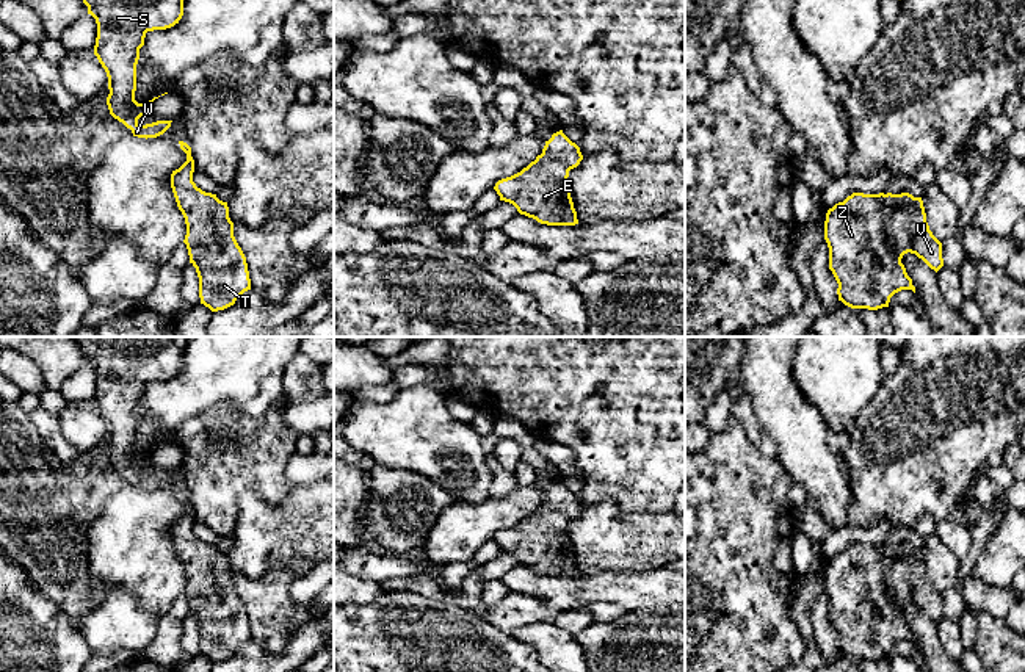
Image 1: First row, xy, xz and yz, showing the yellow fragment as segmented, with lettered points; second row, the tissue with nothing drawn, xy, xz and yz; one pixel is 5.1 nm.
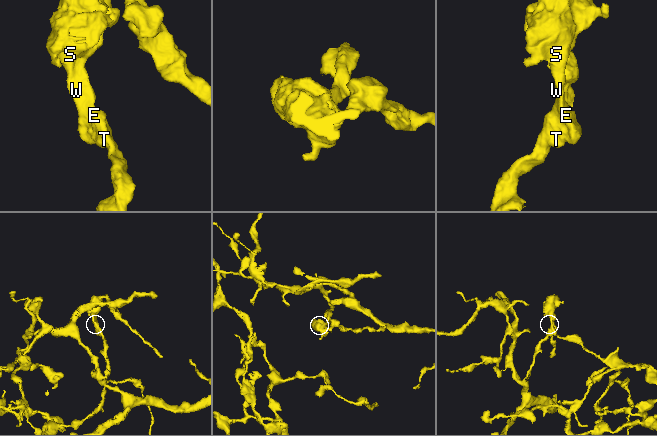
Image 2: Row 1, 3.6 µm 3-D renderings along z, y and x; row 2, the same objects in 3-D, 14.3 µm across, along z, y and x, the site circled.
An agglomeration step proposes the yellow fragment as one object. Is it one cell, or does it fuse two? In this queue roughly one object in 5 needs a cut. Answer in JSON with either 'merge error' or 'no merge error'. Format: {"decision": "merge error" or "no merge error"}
{"decision": "no merge error"}

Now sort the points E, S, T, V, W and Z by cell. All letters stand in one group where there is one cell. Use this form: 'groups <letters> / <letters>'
groups E S T V W Z

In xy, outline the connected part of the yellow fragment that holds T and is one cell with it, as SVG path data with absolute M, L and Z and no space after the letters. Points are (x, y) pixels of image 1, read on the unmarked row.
M179 495L187 512L172 522L171 539L187 575L183 594L199 628L201 655L224 661L251 641L246 608L234 587L227 553L196 537L191 498Z

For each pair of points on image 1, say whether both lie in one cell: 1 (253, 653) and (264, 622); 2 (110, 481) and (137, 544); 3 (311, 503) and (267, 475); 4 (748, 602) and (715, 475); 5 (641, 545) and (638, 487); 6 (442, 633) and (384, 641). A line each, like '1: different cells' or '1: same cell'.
1: different cells
2: different cells
3: different cells
4: same cell
5: different cells
6: same cell

